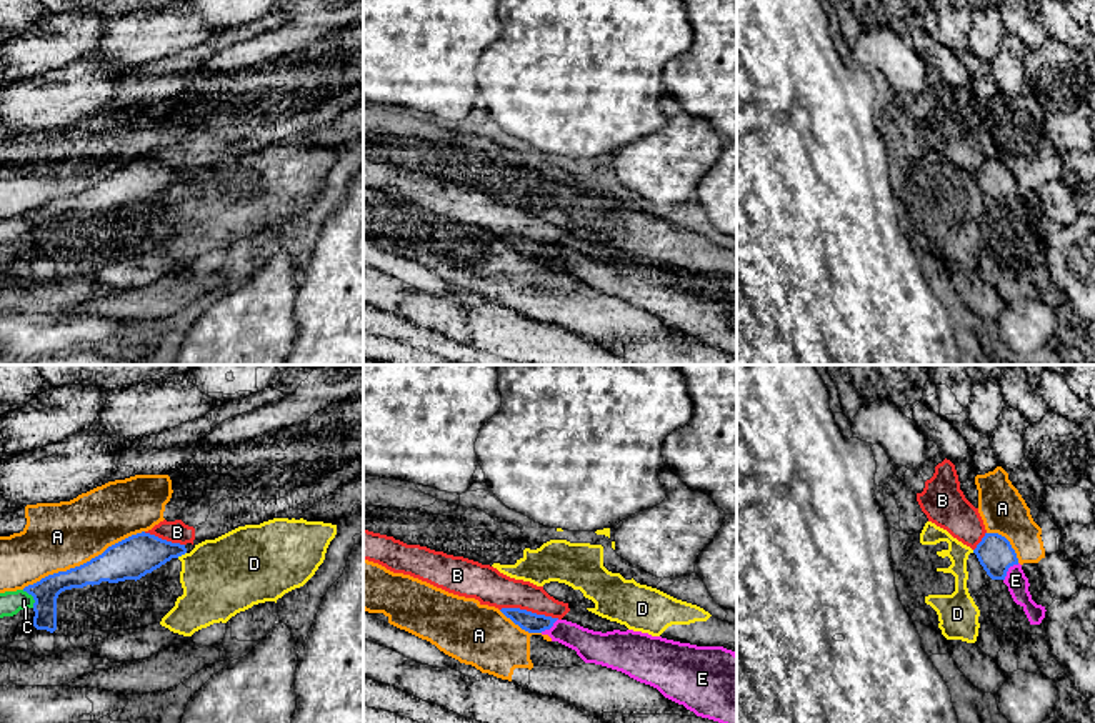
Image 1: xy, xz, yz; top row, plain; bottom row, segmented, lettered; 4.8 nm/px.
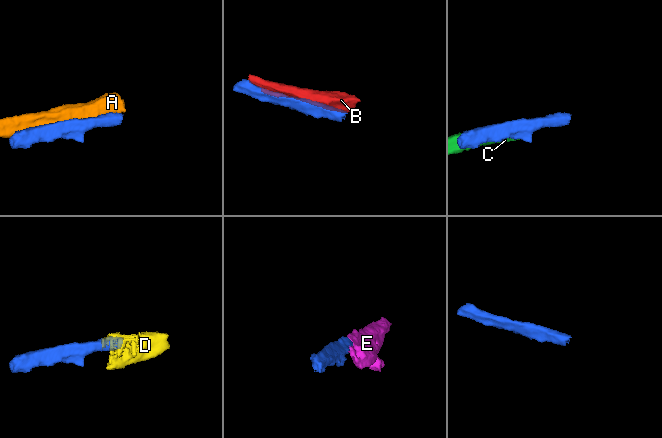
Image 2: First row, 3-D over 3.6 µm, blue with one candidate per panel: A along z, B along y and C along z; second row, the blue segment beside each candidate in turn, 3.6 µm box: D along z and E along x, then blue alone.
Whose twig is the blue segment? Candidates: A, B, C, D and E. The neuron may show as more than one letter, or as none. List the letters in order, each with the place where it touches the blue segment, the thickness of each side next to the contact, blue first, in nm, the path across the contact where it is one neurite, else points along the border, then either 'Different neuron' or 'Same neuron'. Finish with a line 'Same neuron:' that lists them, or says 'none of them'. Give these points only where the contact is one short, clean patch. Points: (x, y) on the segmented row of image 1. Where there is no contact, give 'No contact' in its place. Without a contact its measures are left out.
A: Touches blue at xy (84, 563). Thickness 200 nm (blue) against 320 nm. Different neuron
B: Touches blue at xz (530, 612). Thickness 100 nm (blue) against 170 nm. Different neuron
C: Touches blue at xy (32, 595). Thickness 130 nm (blue) against 110 nm. Different neuron
D: Touches blue at xy (180, 555). Thickness 200 nm (blue) against 380 nm. Different neuron
E: Touches blue at yz (1007, 570). Thickness 170 nm (blue) against 100 nm. Path across: yz (995, 553), (1007, 570), (1015, 580). Same neuron
Same neuron: E

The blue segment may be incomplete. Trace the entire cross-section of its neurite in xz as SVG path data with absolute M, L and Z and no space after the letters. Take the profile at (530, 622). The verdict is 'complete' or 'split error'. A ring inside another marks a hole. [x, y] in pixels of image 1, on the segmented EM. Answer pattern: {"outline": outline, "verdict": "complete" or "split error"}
{"outline": "M502 608L528 633L548 635L585 663L602 665L657 688L697 716L737 723L737 653L723 646L697 646L642 631L593 631L577 623Z", "verdict": "split error"}

